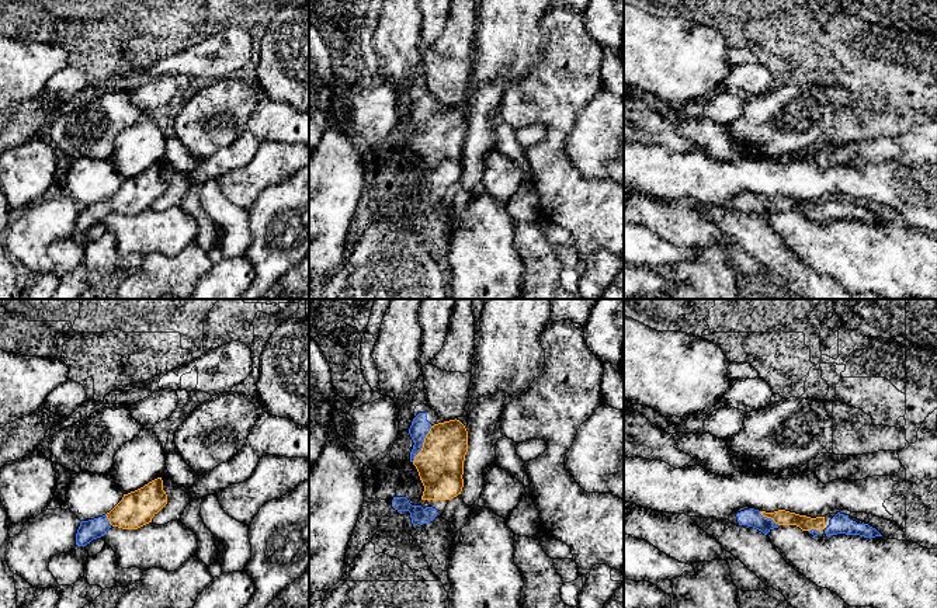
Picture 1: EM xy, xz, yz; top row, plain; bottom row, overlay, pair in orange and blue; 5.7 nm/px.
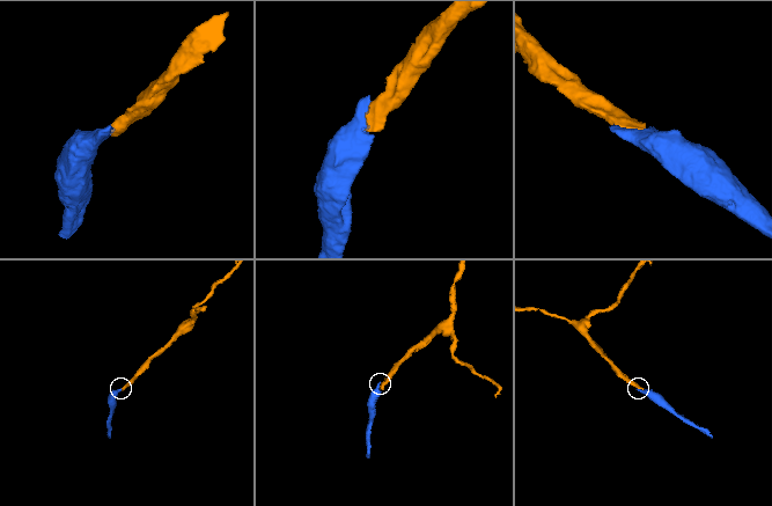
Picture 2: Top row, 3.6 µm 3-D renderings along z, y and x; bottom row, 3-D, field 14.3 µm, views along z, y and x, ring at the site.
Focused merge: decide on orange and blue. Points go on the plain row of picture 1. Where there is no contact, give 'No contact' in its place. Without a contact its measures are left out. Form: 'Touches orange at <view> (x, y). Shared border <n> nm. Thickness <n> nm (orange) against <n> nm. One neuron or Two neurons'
Touches orange at xz (423, 129). Shared border 240 nm. Thickness 280 nm (orange) against 110 nm. One neuron

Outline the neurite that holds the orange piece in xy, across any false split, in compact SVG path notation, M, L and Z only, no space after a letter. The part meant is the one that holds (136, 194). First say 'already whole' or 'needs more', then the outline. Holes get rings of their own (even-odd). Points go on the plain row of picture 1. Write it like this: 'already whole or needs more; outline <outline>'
needs more; outline M157 163L143 173L124 180L122 185L105 201L81 206L76 219L76 230L86 232L104 222L111 212L138 215L149 208L167 190L163 166Z

